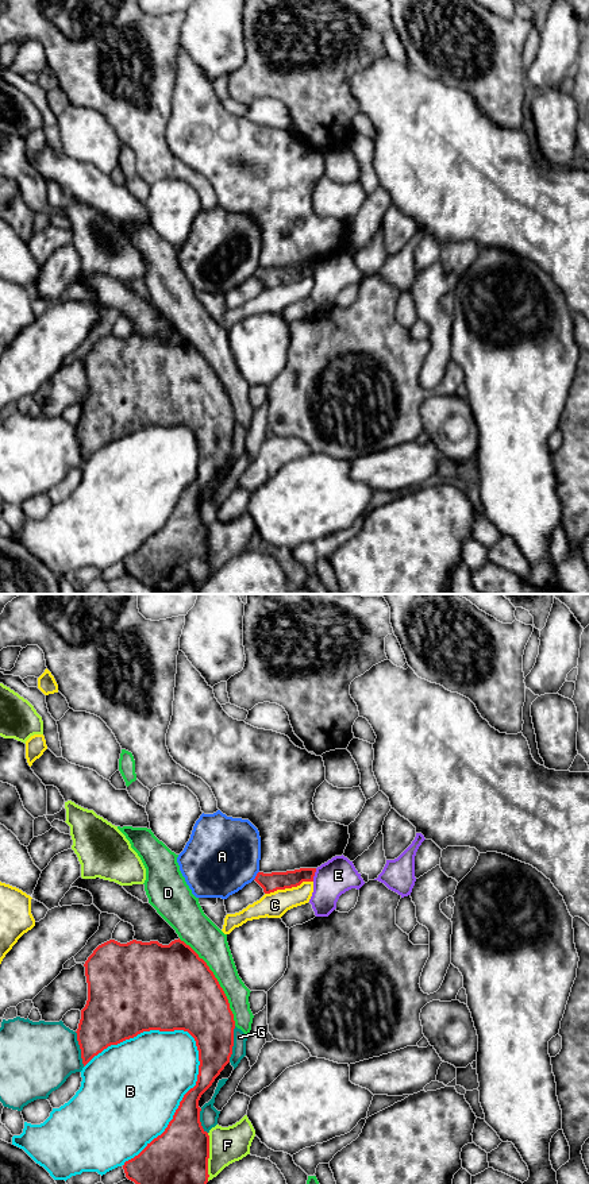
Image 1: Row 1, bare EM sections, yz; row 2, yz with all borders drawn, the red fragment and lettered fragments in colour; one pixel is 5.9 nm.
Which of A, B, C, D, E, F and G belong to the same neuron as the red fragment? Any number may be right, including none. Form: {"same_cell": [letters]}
{"same_cell": []}

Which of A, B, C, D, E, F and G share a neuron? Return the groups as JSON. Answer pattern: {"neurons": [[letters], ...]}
{"neurons": [["A"], ["B"], ["C"], ["D"], ["E"], ["F"], ["G"]]}

